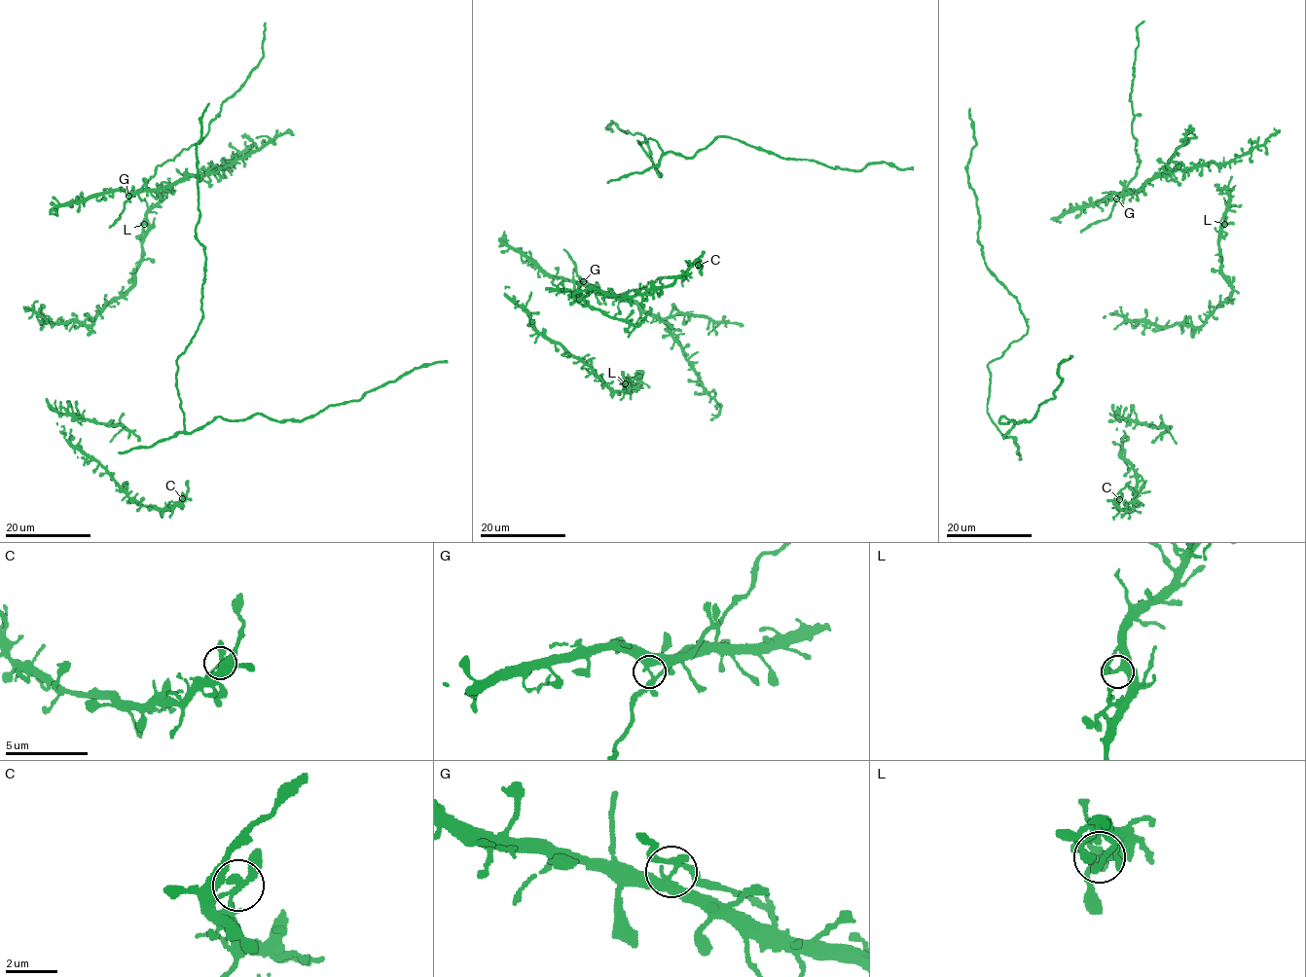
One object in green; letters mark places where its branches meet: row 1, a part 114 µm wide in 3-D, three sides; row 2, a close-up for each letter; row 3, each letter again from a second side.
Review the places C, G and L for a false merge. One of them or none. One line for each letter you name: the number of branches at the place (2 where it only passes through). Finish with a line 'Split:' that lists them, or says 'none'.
G: 3
Split: G

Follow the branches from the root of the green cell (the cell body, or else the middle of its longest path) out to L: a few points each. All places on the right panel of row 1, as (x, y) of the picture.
L: (1142, 334), (1152, 324), (1200, 326), (1228, 299), (1232, 288), (1222, 271), (1219, 247), (1224, 224)

